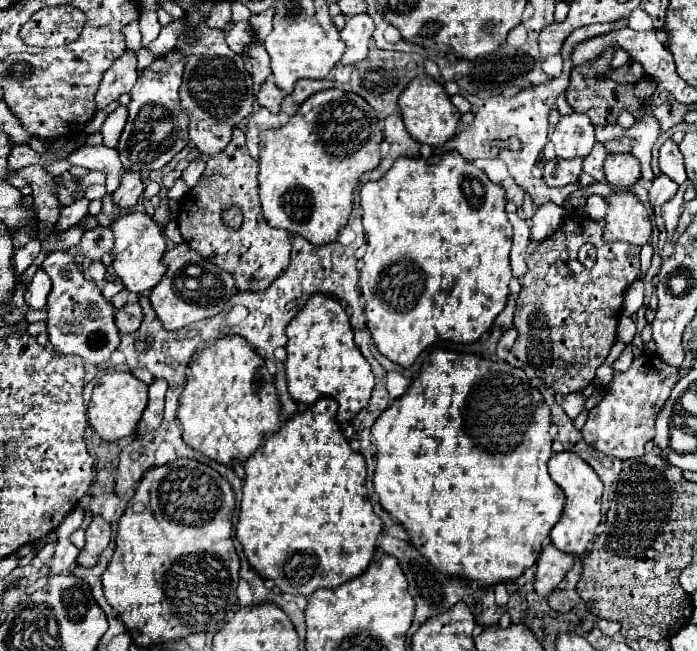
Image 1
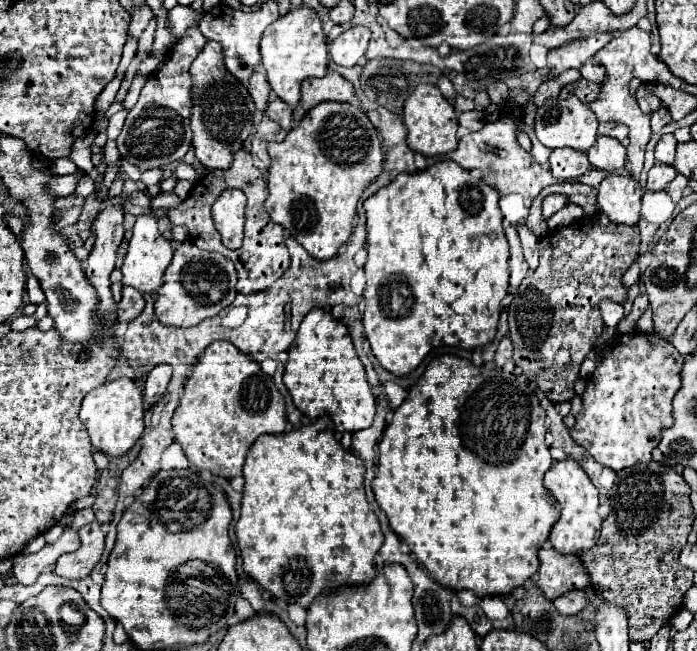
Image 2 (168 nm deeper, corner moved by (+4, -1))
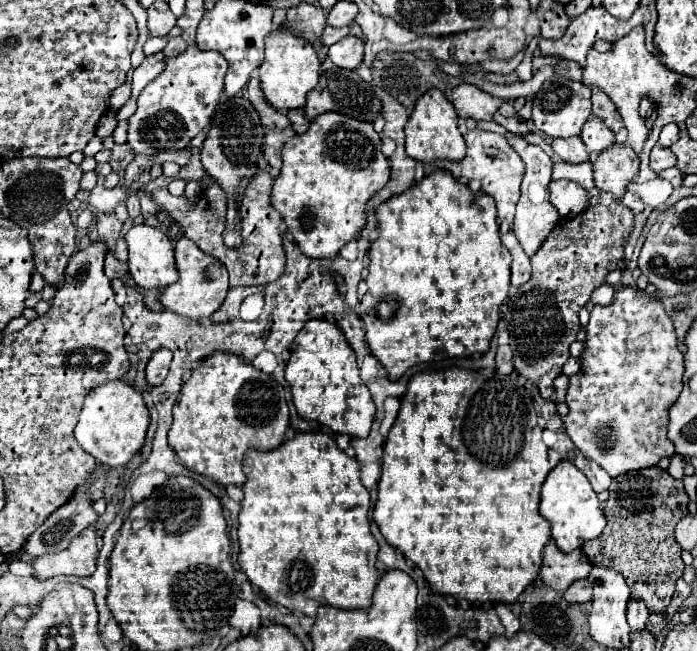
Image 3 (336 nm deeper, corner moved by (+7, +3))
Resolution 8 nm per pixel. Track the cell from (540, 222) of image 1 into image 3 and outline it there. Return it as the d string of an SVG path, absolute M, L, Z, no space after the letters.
M551 180L549 194L551 194L549 200L557 208L561 218L581 216L591 208L589 192L573 180Z

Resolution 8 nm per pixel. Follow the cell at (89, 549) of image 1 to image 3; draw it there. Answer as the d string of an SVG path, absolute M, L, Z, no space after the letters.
M89 526L75 536L75 540L71 540L67 550L33 558L33 576L37 580L47 580L59 574L91 576L91 572L95 572L97 554L97 532L93 526Z

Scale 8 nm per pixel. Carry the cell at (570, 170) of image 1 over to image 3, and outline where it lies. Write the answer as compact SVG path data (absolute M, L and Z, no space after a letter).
M577 136L577 138L555 138L553 140L553 150L559 158L563 158L565 162L573 162L573 164L581 164L581 162L587 162L589 160L589 152L583 144L583 140Z

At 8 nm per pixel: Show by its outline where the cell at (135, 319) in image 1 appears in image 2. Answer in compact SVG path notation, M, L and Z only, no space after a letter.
M134 288L122 290L122 300L118 302L118 320L130 322L144 310L144 298L140 292L134 292Z

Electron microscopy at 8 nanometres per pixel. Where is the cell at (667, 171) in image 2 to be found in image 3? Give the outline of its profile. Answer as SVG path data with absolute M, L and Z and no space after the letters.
M657 144L657 146L651 150L649 166L651 166L651 170L655 170L655 172L667 170L667 168L675 166L675 154L671 152L671 148L663 148L663 146Z

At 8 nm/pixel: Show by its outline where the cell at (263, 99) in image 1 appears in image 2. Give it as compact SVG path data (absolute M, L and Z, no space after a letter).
M270 98L266 104L266 116L274 122L278 122L284 130L292 128L292 106L278 100L278 98Z

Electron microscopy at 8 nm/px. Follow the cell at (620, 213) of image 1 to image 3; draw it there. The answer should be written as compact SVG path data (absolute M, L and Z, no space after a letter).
M613 144L593 158L593 178L595 186L601 192L613 194L613 198L621 198L627 184L639 172L639 158L633 148L623 144Z

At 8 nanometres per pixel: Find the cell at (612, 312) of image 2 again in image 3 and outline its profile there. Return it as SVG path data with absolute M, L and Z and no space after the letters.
M603 284L603 286L599 286L599 288L593 290L593 294L591 294L591 302L593 302L593 304L599 304L599 306L603 306L603 304L611 304L611 296L613 296L613 294L615 294L615 288Z

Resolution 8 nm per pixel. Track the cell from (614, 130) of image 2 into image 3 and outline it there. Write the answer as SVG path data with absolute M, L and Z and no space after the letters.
M593 86L593 114L595 114L597 118L601 118L603 122L607 122L607 126L609 126L613 132L619 132L619 130L623 128L623 120L621 120L619 112L617 112L615 104L613 104L613 102L609 100L609 96L607 96L601 88L597 88L597 86Z

